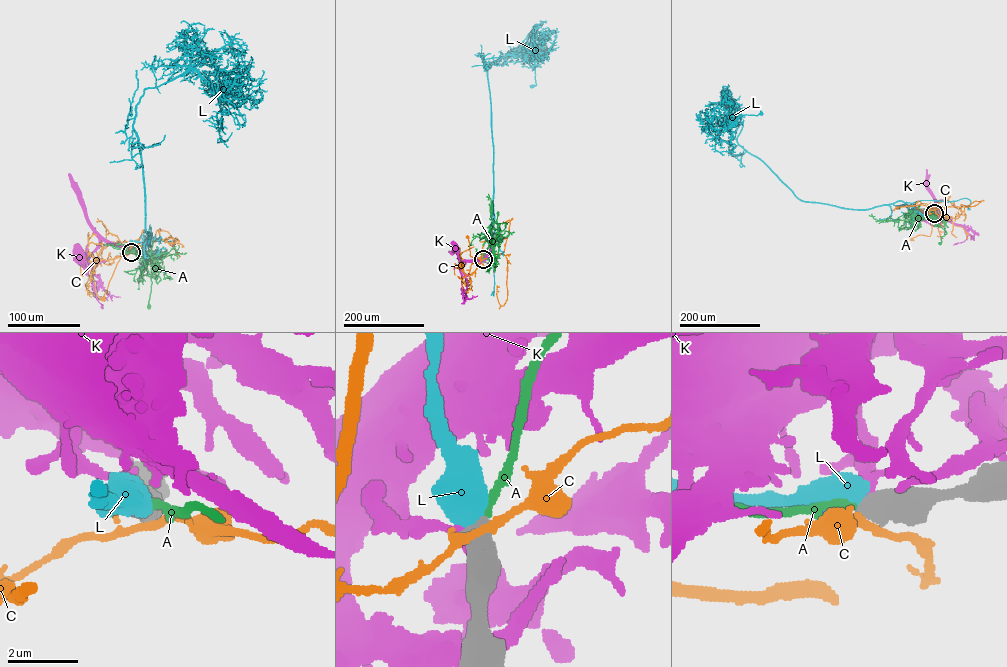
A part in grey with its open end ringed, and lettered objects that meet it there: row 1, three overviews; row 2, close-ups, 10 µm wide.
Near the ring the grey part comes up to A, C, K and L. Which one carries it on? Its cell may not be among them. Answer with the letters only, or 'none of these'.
A

